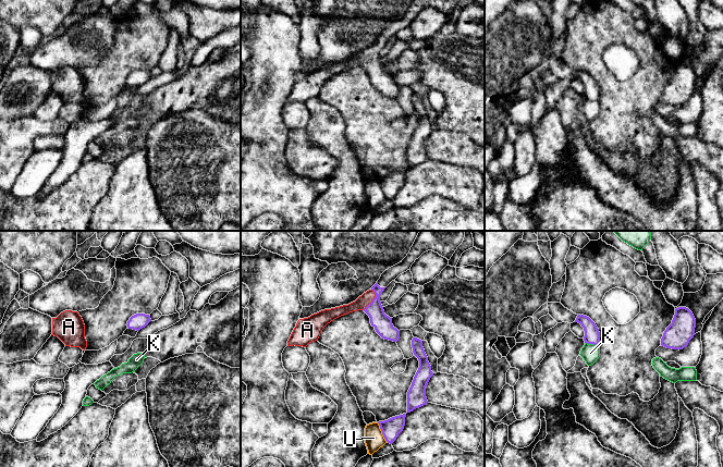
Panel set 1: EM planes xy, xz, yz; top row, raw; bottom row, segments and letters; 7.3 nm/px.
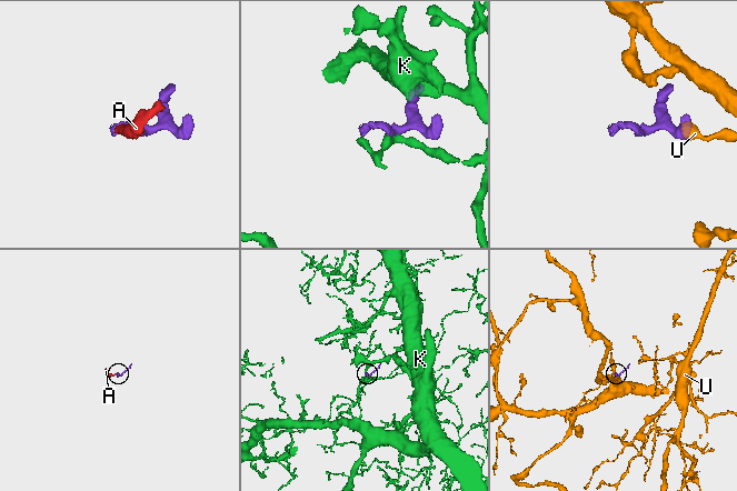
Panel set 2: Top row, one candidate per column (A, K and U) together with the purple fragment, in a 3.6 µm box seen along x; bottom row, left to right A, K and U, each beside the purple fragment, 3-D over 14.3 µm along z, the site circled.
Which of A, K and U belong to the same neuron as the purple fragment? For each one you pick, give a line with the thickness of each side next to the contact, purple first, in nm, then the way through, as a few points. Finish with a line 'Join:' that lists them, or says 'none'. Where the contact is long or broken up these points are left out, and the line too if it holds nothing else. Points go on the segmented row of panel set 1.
A: 140/90 nm | across xz (382, 323), (372, 307), (372, 299), (366, 298)
Join: A

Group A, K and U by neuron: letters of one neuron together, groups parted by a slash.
A / K / U

